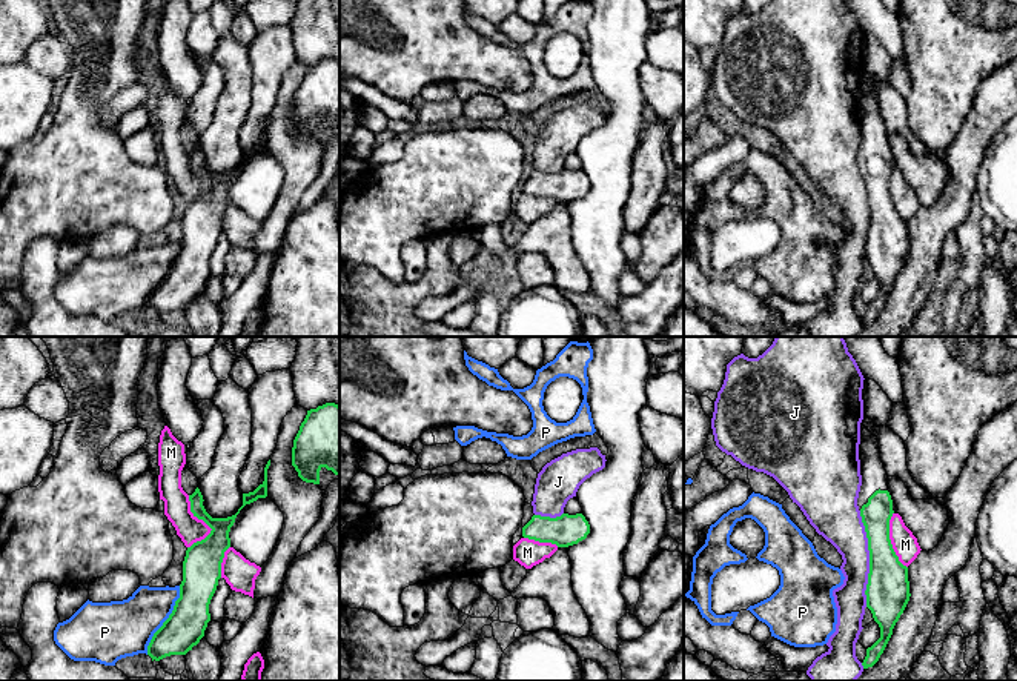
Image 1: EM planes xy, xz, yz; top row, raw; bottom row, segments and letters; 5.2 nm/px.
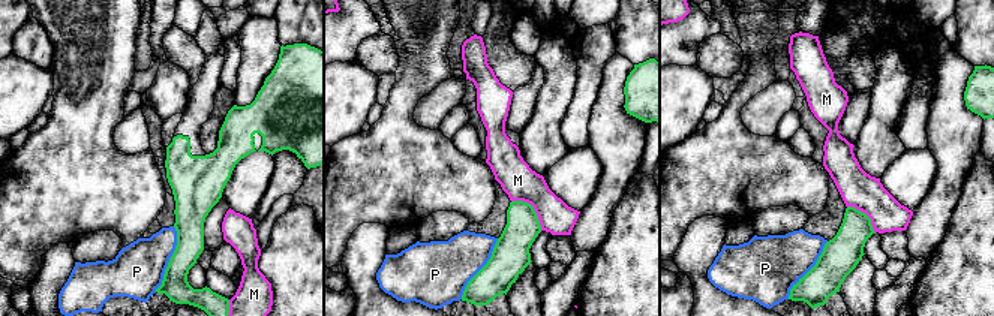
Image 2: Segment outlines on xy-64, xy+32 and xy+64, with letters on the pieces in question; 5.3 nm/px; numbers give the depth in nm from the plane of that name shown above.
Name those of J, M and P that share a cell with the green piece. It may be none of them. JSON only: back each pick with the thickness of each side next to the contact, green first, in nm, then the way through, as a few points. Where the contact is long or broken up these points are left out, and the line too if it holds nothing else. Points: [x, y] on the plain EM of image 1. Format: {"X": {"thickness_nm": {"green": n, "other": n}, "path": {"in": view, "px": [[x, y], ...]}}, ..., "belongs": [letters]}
{"belongs": []}

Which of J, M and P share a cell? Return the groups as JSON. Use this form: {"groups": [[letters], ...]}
{"groups": [["J"], ["M"], ["P"]]}

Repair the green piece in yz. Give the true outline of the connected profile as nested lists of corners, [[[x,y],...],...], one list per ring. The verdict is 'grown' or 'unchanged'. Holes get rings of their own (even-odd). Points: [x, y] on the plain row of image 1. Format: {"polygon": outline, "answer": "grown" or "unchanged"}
{"polygon": [[[862,78],[859,111],[862,141],[857,161],[870,206],[870,229],[865,251],[866,263],[880,283],[880,294],[866,304],[866,312],[862,318],[863,324],[868,324],[883,309],[911,249],[908,223],[899,217],[889,195],[889,175],[894,166],[879,97]]], "answer": "grown"}

